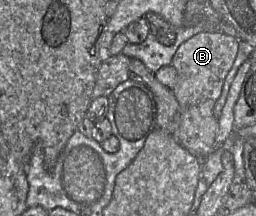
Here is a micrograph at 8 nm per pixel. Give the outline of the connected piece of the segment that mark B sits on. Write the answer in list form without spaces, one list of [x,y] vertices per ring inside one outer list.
[[[221,31],[201,32],[182,43],[171,62],[177,71],[177,81],[172,91],[180,107],[180,124],[175,139],[200,160],[204,160],[218,148],[218,119],[214,115],[214,107],[233,65],[239,41]]]

